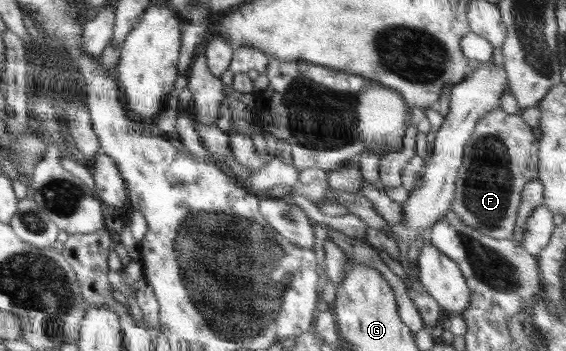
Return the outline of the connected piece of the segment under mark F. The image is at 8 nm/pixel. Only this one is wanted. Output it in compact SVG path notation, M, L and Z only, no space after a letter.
M501 107L489 110L485 112L476 123L474 127L474 132L472 136L469 138L469 141L465 144L464 149L464 160L462 161L461 167L459 168L457 177L456 177L456 188L455 195L450 205L450 210L453 213L456 213L461 219L462 222L465 222L465 225L468 225L470 228L476 229L479 233L483 232L485 235L489 235L489 237L494 237L497 239L505 239L509 238L514 234L514 229L516 228L516 219L518 214L518 207L522 200L522 191L524 185L531 181L532 179L538 179L538 139L531 132L532 128L530 128L519 113L506 113L502 110Z

